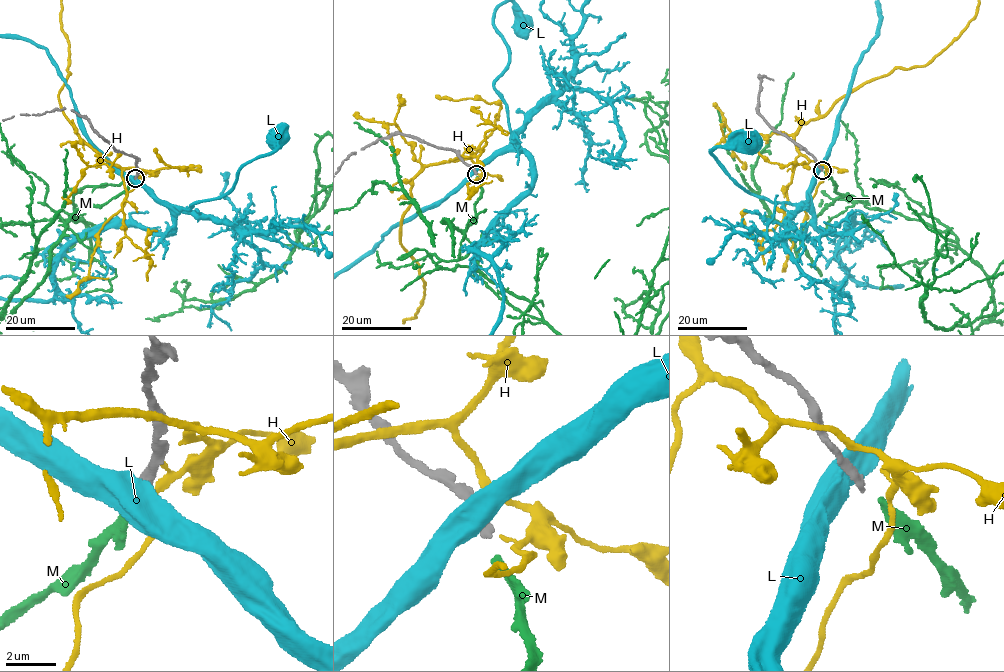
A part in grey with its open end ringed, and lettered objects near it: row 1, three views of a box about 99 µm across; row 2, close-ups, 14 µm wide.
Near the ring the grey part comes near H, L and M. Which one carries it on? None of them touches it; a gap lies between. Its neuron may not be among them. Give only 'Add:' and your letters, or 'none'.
Add: M

